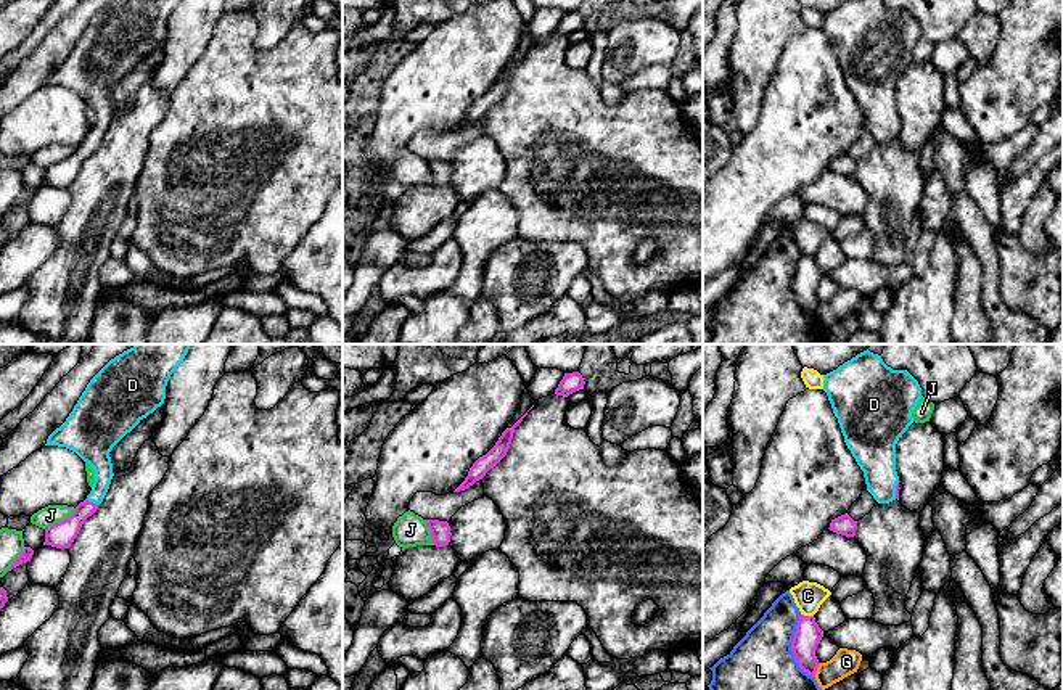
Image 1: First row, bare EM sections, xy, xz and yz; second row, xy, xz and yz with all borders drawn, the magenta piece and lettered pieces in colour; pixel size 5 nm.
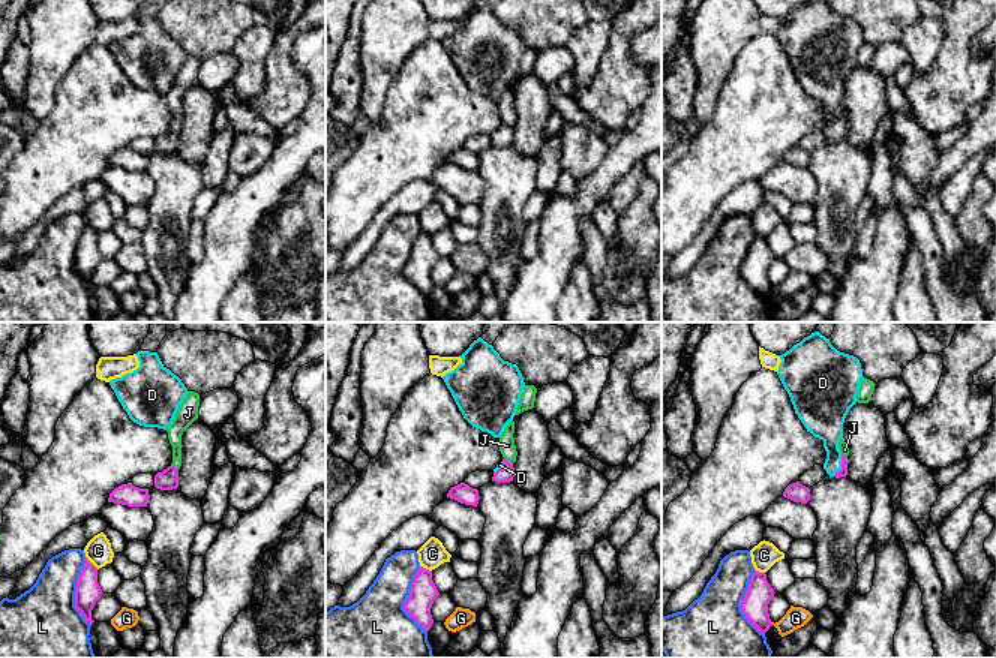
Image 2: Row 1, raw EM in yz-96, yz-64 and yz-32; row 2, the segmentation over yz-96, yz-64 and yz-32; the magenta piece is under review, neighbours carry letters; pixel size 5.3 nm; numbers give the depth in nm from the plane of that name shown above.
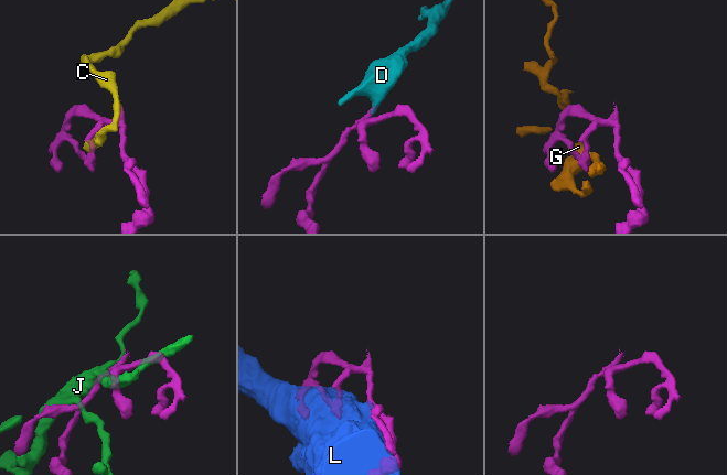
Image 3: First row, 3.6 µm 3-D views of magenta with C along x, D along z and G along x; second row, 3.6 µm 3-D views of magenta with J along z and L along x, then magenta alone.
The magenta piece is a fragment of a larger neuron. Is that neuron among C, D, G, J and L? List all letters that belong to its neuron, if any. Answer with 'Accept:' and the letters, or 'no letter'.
Accept: D

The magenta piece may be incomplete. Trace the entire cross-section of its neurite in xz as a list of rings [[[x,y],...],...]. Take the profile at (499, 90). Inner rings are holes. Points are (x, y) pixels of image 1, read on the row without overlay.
[[[527,51],[511,68],[507,68],[502,72],[495,85],[486,95],[479,97],[473,103],[473,106],[468,111],[468,116],[454,132],[465,130],[470,125],[473,125],[476,121],[482,119],[486,113],[507,95],[511,79],[513,79],[515,68],[523,61],[526,55]]]

